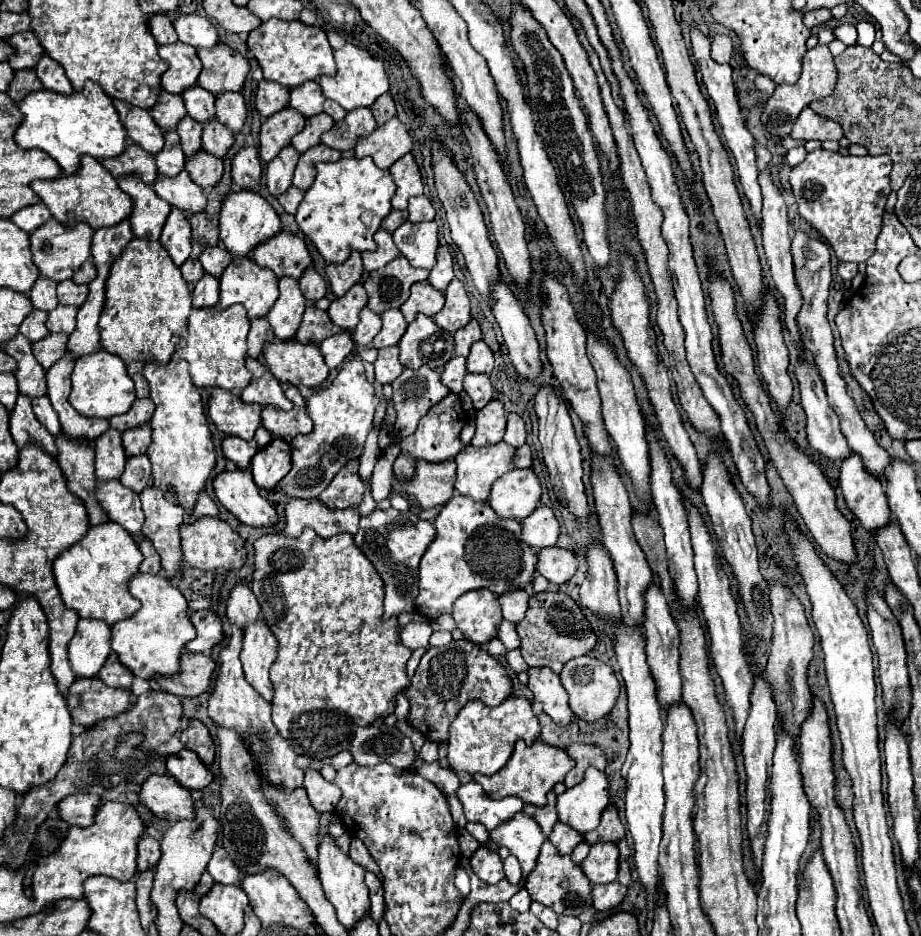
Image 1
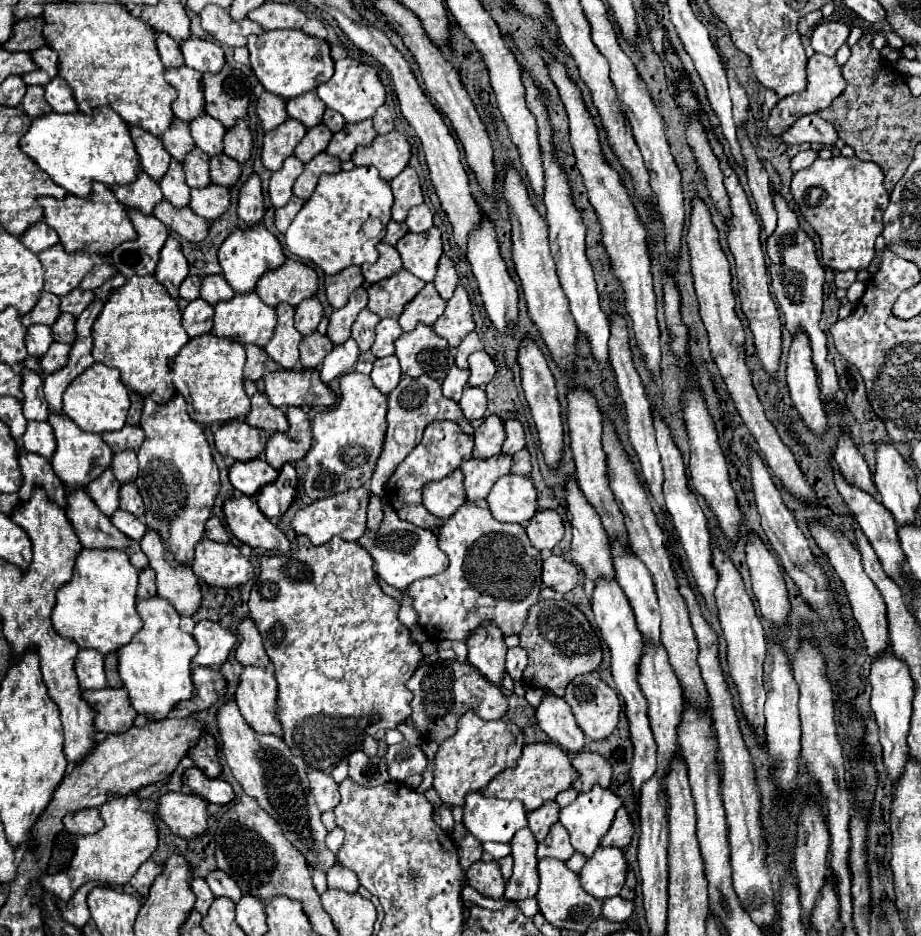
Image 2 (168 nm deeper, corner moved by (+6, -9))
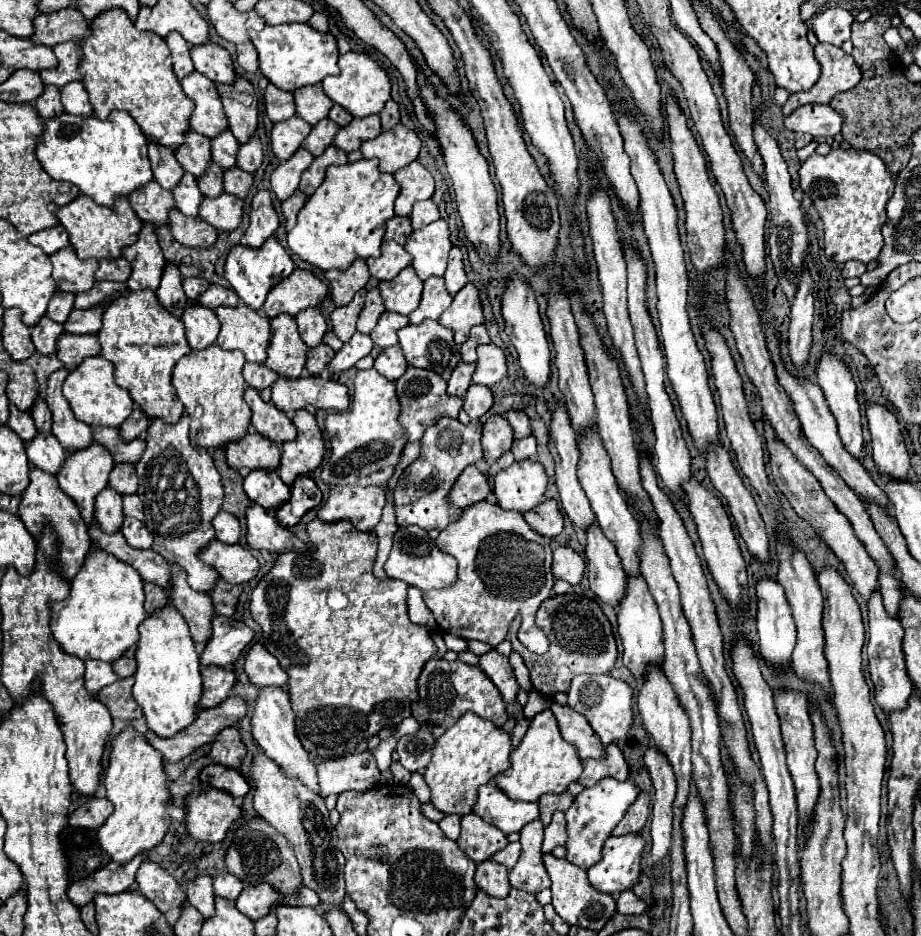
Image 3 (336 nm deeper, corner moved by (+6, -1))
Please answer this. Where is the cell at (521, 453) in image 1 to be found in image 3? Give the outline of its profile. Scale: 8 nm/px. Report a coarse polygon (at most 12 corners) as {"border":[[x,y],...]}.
{"border":[[530,434],[512,444],[516,460],[536,456],[536,438]]}

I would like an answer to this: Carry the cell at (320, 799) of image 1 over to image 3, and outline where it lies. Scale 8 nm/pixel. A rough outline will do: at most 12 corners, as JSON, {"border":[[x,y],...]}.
{"border":[[370,752],[318,764],[322,796],[378,786]]}

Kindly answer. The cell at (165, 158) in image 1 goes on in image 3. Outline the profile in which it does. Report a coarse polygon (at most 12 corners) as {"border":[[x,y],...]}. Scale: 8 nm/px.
{"border":[[192,174],[172,190],[176,208],[198,218],[202,192]]}

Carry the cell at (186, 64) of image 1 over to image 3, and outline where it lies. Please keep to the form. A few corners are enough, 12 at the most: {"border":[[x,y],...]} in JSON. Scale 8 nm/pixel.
{"border":[[192,72],[180,84],[196,104],[194,132],[216,138],[228,122],[214,82]]}

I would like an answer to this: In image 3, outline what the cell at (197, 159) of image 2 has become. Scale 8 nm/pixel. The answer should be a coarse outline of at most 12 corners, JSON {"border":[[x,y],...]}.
{"border":[[212,162],[198,186],[206,198],[224,192],[222,170]]}

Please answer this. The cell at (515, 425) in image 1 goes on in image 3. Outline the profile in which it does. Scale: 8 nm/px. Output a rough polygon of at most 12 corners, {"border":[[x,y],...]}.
{"border":[[522,410],[506,412],[514,438],[530,434],[530,420]]}

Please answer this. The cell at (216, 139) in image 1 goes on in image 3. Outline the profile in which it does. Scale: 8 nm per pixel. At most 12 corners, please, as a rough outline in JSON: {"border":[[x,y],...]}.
{"border":[[224,170],[224,190],[240,200],[252,188],[252,174]]}

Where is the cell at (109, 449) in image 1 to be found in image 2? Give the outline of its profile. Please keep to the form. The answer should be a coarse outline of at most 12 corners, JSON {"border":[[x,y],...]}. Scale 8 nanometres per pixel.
{"border":[[108,466],[88,484],[96,506],[112,516],[118,510],[120,482]]}

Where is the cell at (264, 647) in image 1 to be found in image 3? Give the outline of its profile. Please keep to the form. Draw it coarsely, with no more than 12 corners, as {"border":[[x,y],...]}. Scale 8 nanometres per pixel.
{"border":[[260,690],[252,734],[290,778],[320,794],[290,698]]}

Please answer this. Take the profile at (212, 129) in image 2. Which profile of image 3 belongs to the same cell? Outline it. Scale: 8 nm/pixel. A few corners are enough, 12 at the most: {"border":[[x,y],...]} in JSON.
{"border":[[232,132],[212,138],[212,160],[222,170],[236,166],[238,144]]}

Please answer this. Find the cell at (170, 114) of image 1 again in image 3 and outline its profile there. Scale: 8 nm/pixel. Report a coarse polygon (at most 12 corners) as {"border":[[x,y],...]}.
{"border":[[188,132],[174,156],[200,178],[212,162],[210,138]]}

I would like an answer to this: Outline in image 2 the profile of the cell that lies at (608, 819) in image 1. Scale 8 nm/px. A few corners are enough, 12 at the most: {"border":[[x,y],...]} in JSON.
{"border":[[626,808],[616,812],[600,846],[626,848],[634,834]]}

